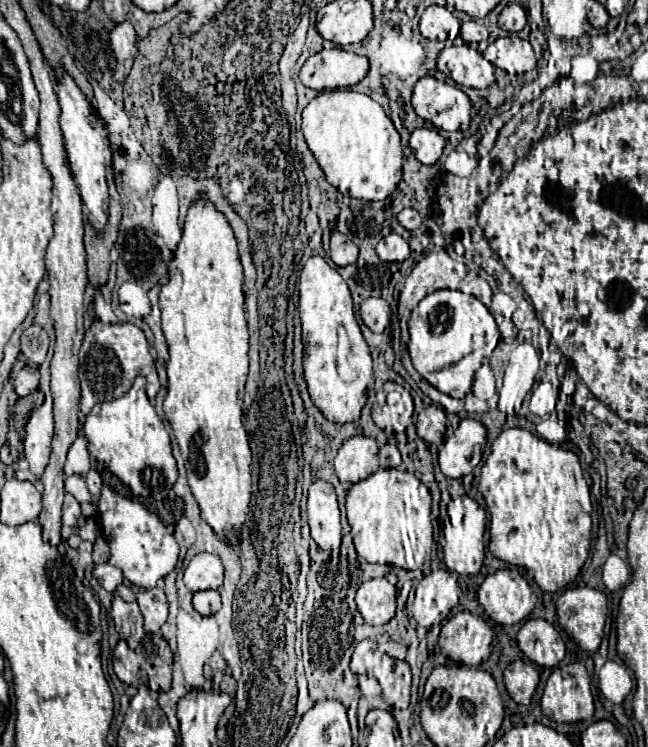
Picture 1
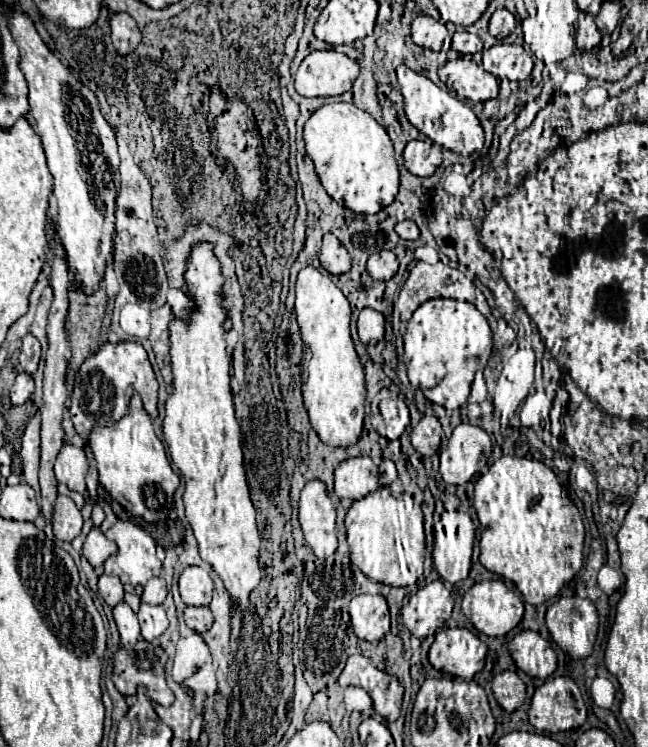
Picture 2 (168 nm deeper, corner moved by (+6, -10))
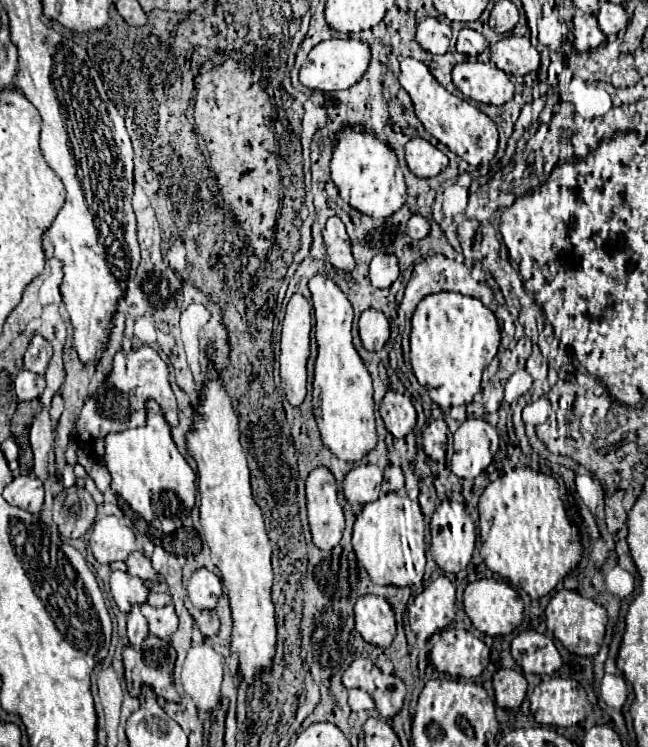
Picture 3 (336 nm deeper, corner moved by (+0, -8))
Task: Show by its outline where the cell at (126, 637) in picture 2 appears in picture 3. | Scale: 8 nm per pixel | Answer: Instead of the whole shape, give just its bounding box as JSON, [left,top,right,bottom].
[128,604,148,648]

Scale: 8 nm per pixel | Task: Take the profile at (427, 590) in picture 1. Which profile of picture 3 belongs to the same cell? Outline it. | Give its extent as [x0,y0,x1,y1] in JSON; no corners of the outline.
[408,576,457,640]

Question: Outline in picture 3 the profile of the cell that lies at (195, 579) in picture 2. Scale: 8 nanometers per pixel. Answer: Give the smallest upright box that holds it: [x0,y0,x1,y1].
[188,568,222,610]

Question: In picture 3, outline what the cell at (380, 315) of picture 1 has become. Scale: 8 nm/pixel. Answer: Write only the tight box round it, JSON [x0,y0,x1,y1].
[358,308,390,350]

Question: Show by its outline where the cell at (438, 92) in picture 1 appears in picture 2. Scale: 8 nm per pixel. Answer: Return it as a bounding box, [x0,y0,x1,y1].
[396,66,484,156]

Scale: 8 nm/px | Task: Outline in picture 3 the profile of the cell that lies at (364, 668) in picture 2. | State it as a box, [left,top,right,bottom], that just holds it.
[342,658,406,718]

